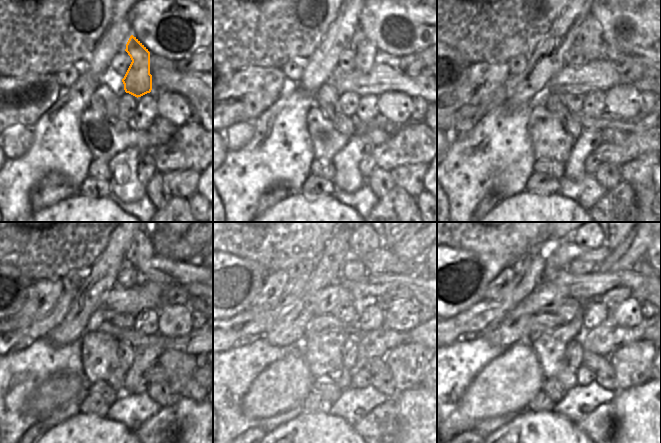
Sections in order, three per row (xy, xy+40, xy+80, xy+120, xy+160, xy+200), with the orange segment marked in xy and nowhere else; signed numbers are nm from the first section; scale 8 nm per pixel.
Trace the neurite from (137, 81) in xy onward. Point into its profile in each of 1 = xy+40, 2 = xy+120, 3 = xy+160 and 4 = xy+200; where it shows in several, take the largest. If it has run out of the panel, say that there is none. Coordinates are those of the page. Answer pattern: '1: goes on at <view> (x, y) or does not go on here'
1: goes on at xy+40 (365, 53)
2: goes on at xy+120 (141, 252)
3: goes on at xy+160 (362, 242)
4: goes on at xy+200 (589, 242)

